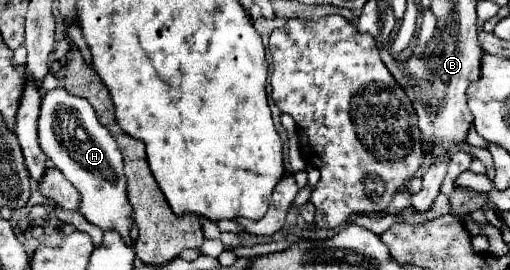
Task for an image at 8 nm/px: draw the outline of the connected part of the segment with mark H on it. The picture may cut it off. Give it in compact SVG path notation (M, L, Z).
M64 88L46 92L38 118L38 136L48 160L82 194L80 212L86 216L86 220L100 226L102 230L114 228L120 232L120 236L128 236L132 224L132 206L128 204L126 196L122 154L112 134L98 122L90 102L66 92Z

